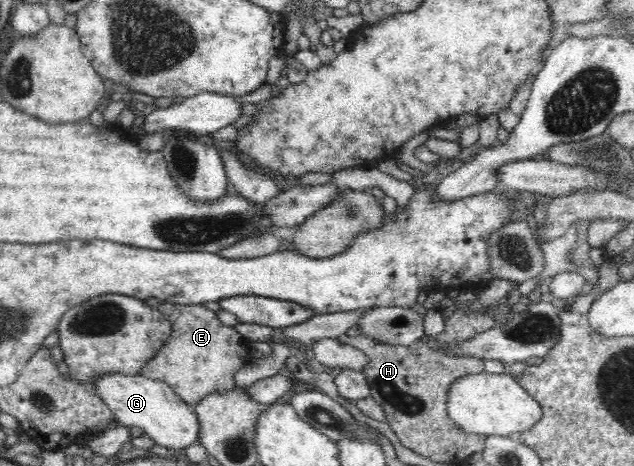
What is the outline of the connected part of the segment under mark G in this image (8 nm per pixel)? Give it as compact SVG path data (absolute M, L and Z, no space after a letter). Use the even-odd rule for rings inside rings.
M102 374L89 386L110 407L120 425L142 429L156 445L169 450L186 449L199 440L201 427L198 416L165 382L150 380L141 374Z

